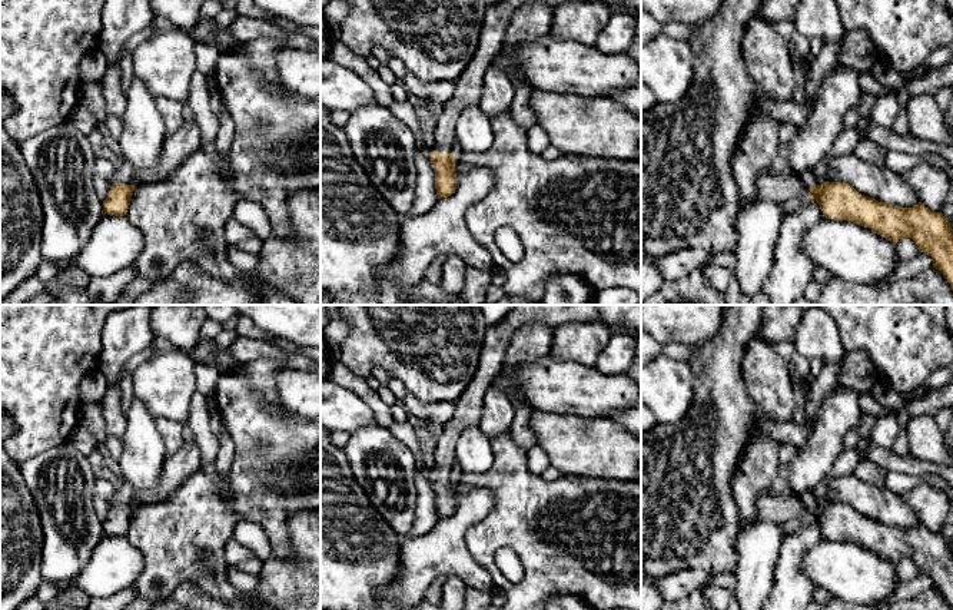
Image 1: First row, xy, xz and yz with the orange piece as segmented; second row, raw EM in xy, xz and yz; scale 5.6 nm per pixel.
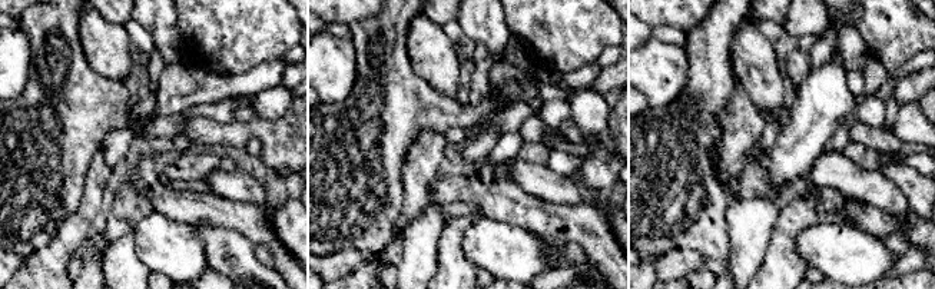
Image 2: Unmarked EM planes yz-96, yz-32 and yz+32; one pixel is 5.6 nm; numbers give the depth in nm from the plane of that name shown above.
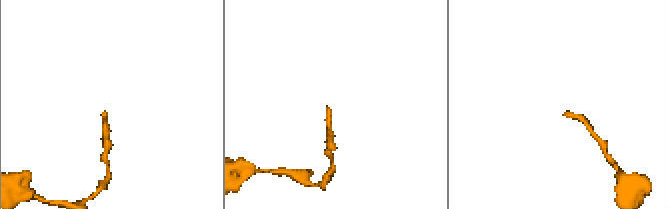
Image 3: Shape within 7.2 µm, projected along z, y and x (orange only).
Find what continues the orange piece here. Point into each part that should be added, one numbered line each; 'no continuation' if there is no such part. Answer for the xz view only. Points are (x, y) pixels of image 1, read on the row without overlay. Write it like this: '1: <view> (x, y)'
1: xz (468, 407)

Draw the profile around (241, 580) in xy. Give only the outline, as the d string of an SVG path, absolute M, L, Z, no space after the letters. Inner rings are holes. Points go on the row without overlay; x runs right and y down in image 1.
M228 567L226 570L228 581L238 590L243 593L250 593L258 586L258 576L248 574L238 567Z

